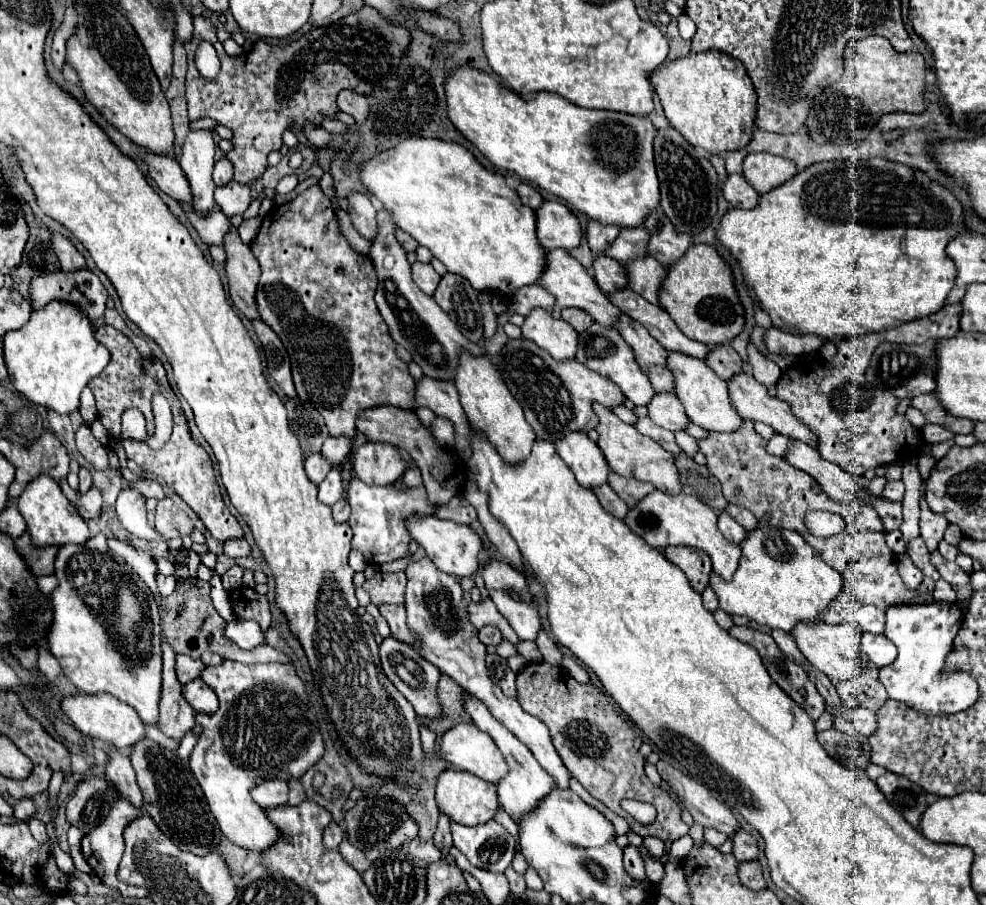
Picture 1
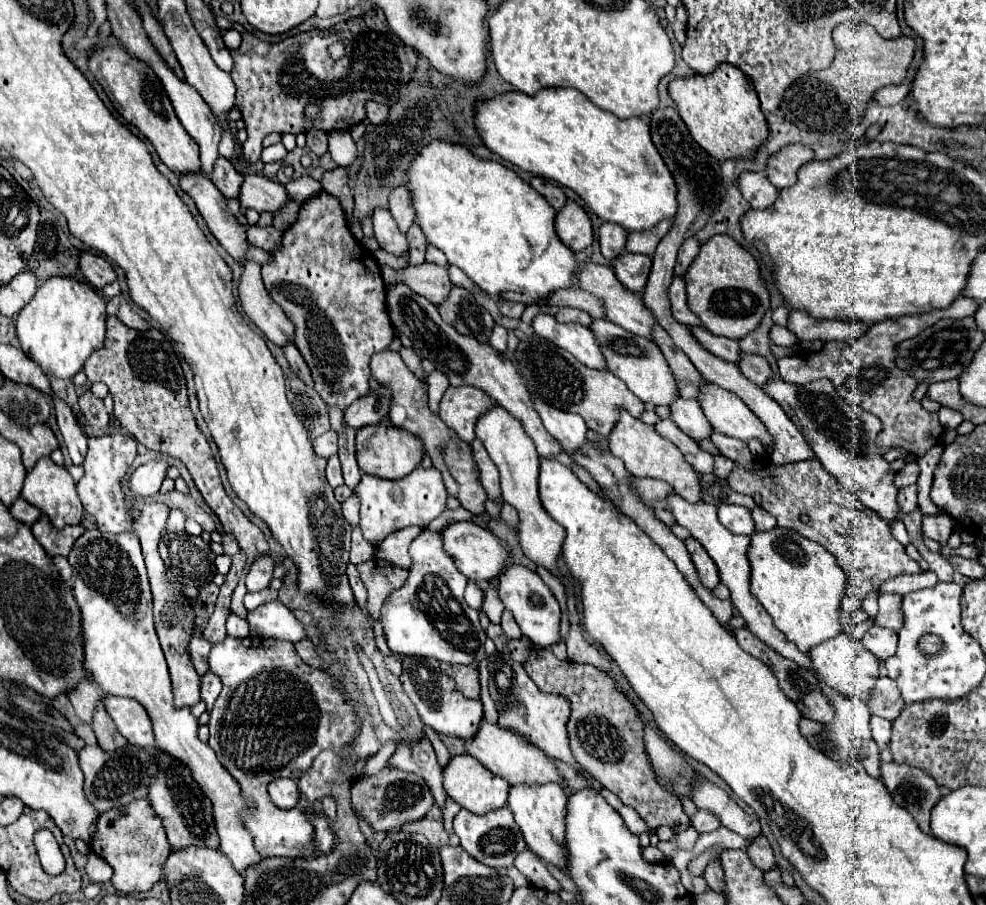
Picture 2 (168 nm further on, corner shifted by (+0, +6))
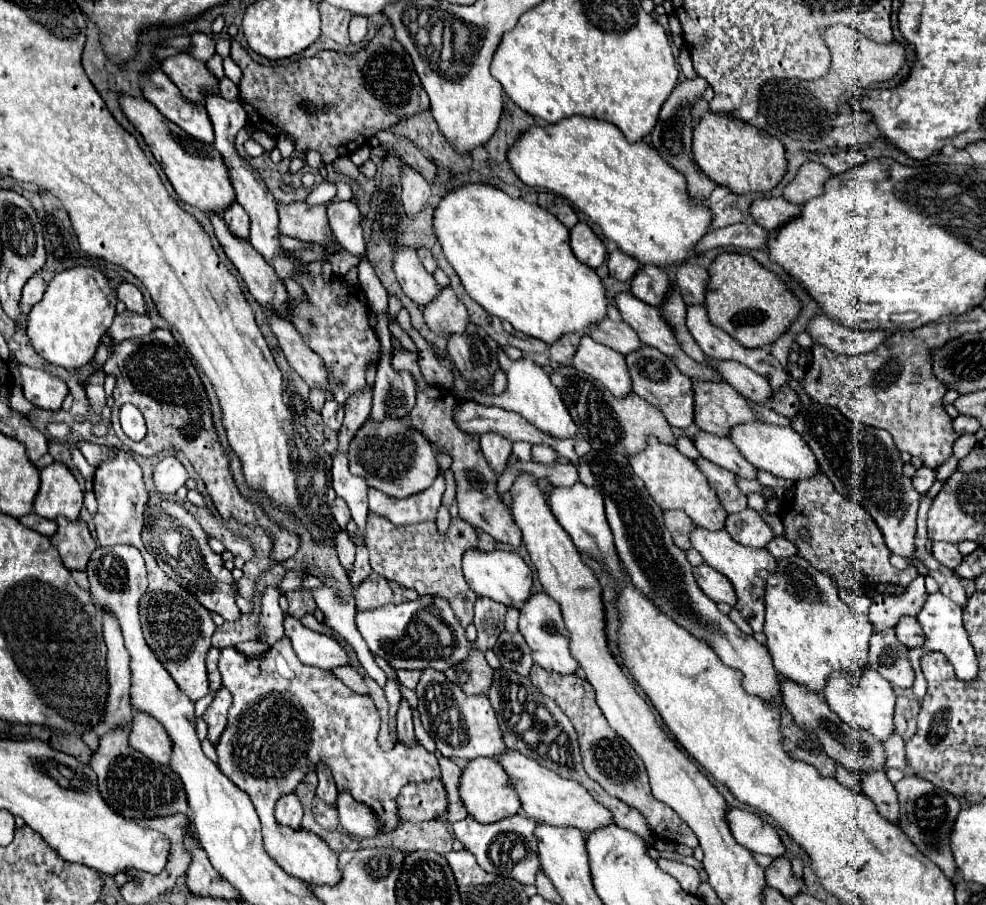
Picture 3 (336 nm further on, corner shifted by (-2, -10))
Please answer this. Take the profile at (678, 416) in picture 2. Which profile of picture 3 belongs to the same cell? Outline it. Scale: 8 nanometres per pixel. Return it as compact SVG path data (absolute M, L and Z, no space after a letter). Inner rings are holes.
M701 432L695 436L695 446L701 452L701 456L707 458L709 462L721 468L727 468L741 478L747 478L747 480L757 478L759 470L743 458L743 454L737 450L737 446L729 438L707 436L707 432Z

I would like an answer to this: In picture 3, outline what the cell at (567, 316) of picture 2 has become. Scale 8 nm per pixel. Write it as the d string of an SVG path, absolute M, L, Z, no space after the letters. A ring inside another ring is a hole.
M573 334L573 336L563 336L563 340L555 342L551 346L551 360L557 362L557 364L573 364L573 356L575 356L575 350L579 346L579 334Z

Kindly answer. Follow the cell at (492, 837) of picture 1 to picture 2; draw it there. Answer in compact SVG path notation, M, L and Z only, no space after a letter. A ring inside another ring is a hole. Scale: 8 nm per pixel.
M503 806L499 810L493 810L489 814L483 814L483 816L471 814L469 810L461 810L453 818L453 830L459 836L461 846L465 848L465 852L469 856L473 856L475 860L479 860L479 862L483 862L491 868L497 868L497 870L513 866L515 856L527 848L527 844L521 836L521 830L517 828L517 824L513 820L513 814L509 812L507 806Z

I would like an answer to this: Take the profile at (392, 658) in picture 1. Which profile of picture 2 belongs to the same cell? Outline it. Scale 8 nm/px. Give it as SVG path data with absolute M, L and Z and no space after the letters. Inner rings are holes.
M403 656L403 674L399 676L405 694L415 704L421 720L431 726L439 734L457 736L457 738L469 738L473 732L477 732L477 724L483 718L483 706L481 700L465 700L457 690L449 676L445 676L439 670L437 660L429 658L417 658L417 656Z

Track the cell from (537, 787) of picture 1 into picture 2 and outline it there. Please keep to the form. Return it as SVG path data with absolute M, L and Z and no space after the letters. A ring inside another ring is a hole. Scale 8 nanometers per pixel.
M517 784L509 788L509 798L507 806L511 808L517 826L523 832L523 838L527 846L543 856L547 862L555 864L559 870L563 870L563 860L565 860L565 846L563 846L563 834L565 834L565 804L567 804L567 794L559 784Z

